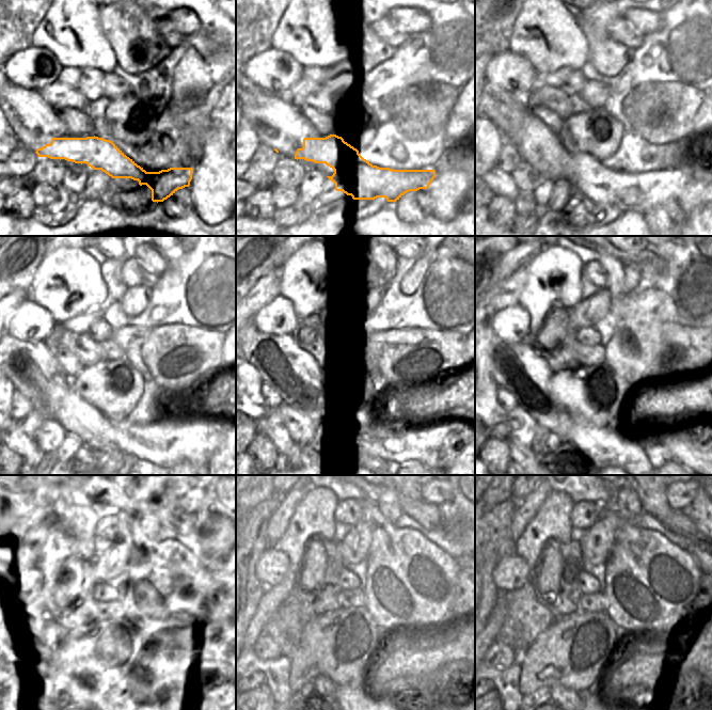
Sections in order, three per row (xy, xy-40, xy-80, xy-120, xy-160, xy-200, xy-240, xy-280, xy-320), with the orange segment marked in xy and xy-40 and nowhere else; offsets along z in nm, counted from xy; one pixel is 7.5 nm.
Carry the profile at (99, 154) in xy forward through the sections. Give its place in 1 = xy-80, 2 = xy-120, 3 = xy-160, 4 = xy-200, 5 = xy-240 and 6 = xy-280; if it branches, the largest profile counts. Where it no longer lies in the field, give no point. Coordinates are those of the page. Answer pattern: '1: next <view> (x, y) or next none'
1: next xy-80 (627, 190)
2: next xy-120 (182, 435)
3: next xy-160 (436, 442)
4: next xy-200 (620, 444)
5: next xy-240 (202, 685)
6: next xy-280 (365, 684)

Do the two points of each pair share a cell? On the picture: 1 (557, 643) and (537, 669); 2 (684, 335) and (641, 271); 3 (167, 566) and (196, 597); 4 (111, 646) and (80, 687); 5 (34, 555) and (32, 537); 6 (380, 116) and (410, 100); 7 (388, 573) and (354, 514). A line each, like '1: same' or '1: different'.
1: same
2: different
3: same
4: different
5: different
6: different
7: different

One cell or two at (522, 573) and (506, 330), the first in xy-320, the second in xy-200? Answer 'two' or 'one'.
one

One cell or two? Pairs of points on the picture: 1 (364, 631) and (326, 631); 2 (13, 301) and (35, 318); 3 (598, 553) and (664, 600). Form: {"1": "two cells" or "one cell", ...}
{"1": "one cell", "2": "two cells", "3": "two cells"}

